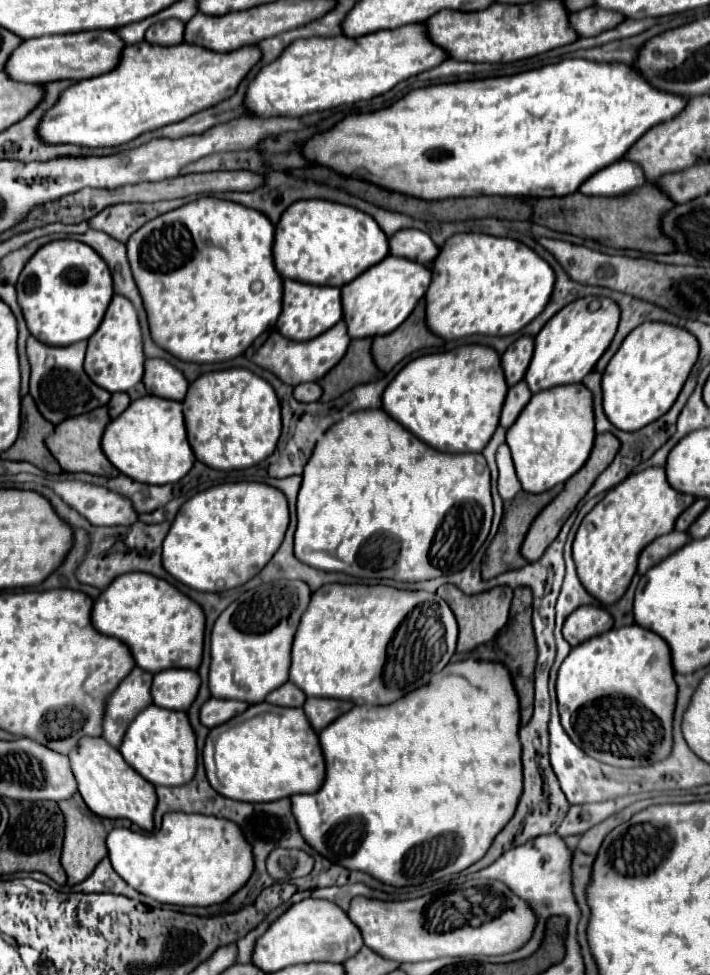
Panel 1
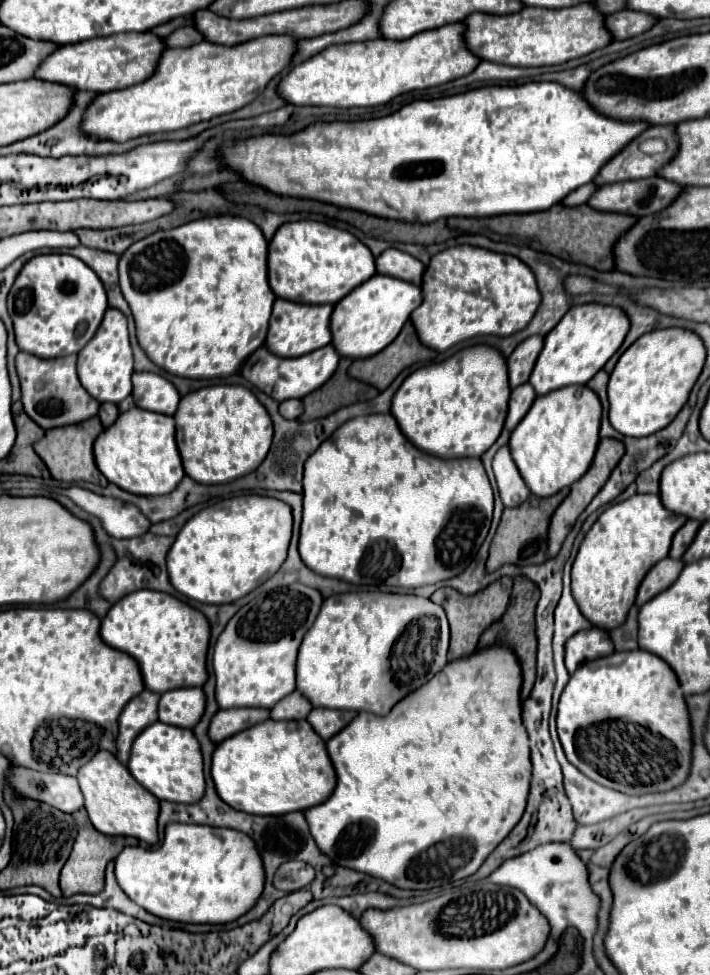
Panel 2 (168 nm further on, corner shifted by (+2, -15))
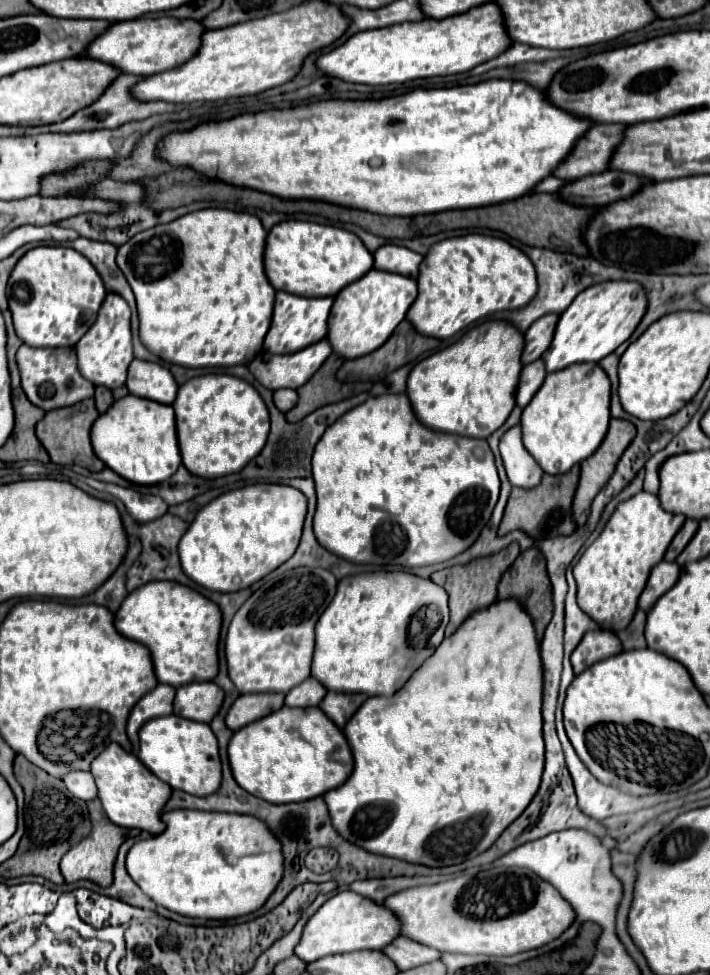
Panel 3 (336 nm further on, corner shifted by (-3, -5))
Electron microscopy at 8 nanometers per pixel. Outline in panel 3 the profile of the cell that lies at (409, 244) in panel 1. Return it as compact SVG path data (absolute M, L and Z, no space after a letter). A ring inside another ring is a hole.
M384 244L374 252L374 268L384 272L404 274L408 278L418 278L418 266L422 256L396 244Z

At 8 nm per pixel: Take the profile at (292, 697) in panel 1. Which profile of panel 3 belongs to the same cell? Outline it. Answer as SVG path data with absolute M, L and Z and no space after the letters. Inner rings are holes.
M306 678L302 684L292 688L286 694L286 706L318 706L328 690L316 680L316 678Z

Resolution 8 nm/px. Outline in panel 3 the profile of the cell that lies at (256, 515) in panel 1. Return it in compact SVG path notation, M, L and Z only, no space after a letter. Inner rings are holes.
M252 484L226 492L206 504L180 540L178 552L184 574L216 592L236 592L252 586L294 556L304 518L306 496L284 484Z

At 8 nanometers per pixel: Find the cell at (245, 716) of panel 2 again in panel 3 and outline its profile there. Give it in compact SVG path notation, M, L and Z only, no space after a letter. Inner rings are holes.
M242 694L230 708L226 716L226 726L230 730L240 730L246 724L260 720L274 710L284 706L284 694Z

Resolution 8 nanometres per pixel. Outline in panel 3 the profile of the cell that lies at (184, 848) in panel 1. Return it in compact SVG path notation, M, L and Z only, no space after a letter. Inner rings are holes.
M170 810L164 814L164 822L166 830L162 834L140 840L130 848L126 856L126 868L144 894L172 912L204 920L228 920L252 914L268 900L284 874L280 840L258 818L228 812Z

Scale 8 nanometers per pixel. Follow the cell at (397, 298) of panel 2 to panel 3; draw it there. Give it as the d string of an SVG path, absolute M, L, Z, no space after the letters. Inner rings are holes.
M374 268L364 274L364 278L348 284L340 294L336 294L332 314L328 316L326 338L334 354L342 356L344 360L352 360L380 348L394 328L404 320L410 304L416 300L416 294L416 280Z

